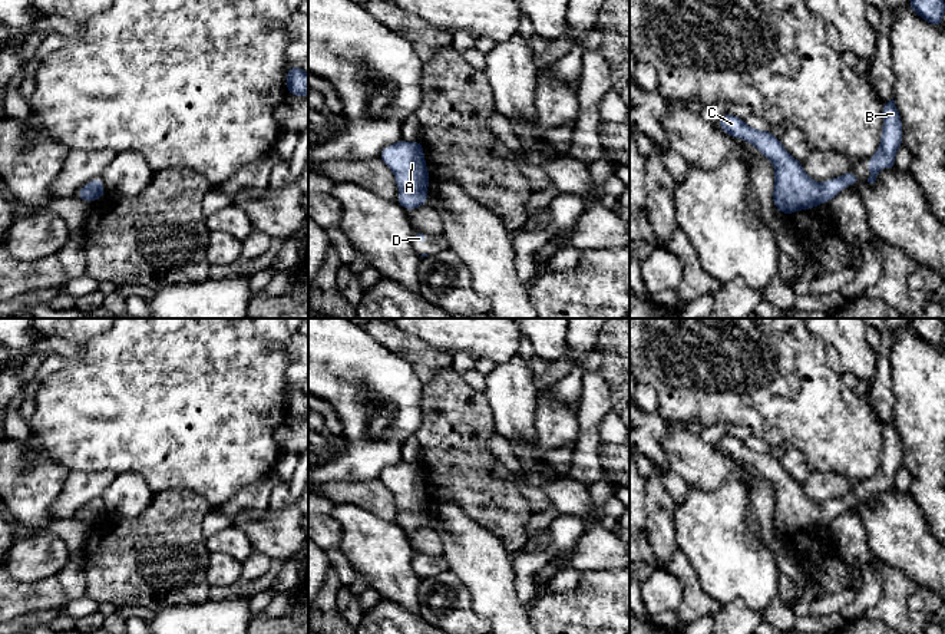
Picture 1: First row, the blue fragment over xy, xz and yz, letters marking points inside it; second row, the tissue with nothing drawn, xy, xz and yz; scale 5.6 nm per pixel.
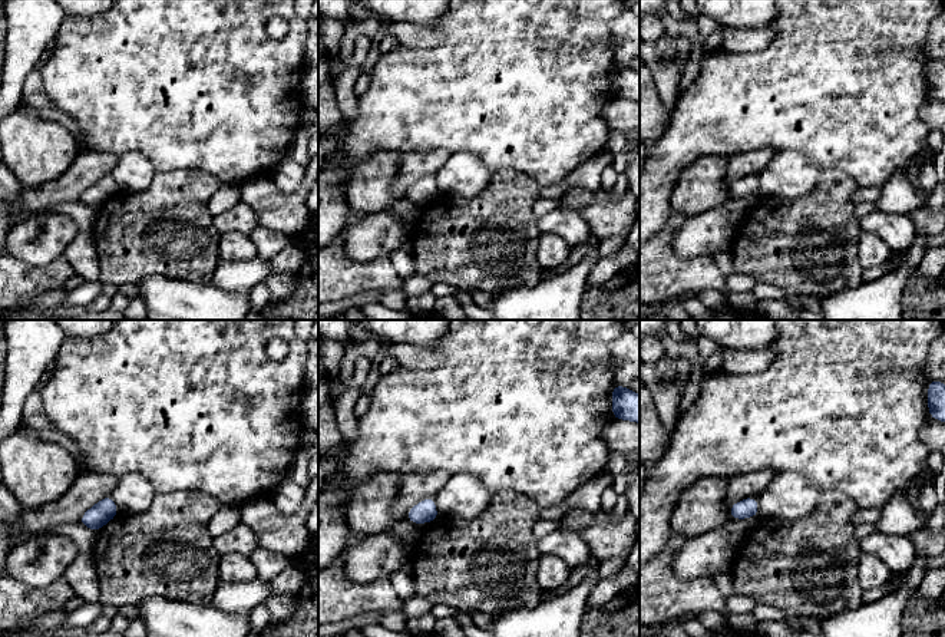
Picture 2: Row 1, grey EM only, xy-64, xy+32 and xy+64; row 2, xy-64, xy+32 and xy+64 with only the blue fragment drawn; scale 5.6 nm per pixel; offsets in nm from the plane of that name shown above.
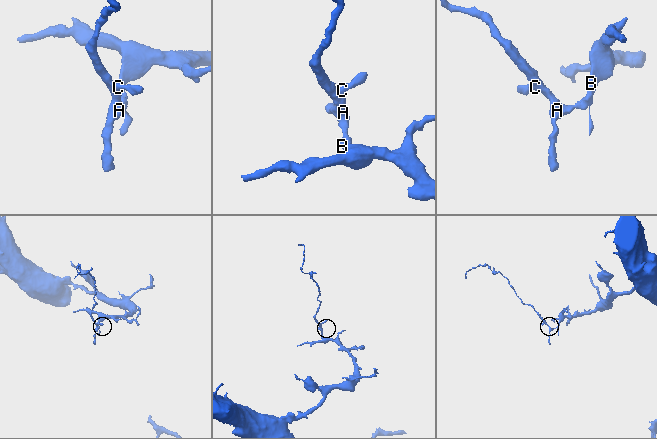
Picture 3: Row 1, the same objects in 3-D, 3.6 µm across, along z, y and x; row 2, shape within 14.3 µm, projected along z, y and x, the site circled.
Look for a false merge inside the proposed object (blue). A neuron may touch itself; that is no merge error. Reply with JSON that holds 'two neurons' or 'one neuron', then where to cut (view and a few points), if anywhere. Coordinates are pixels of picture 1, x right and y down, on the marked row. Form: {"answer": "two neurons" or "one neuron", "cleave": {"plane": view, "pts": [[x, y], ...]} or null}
{"answer": "one neuron", "cleave": null}

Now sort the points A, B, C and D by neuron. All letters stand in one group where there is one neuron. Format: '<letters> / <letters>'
A B C D

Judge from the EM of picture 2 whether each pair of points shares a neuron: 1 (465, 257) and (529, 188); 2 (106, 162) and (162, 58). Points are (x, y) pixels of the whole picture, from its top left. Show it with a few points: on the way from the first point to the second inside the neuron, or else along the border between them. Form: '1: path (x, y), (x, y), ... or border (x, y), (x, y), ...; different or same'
1: path (469, 236), (473, 227), (491, 220), (508, 203); same
2: border (92, 149), (114, 152), (118, 157); different

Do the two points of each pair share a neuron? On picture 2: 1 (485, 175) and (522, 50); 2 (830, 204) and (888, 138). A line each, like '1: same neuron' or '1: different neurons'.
1: different neurons
2: different neurons

